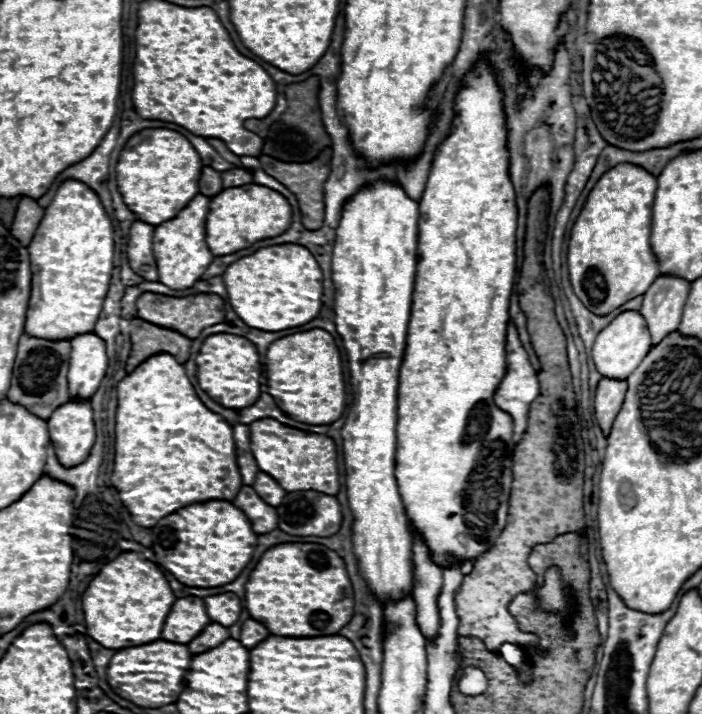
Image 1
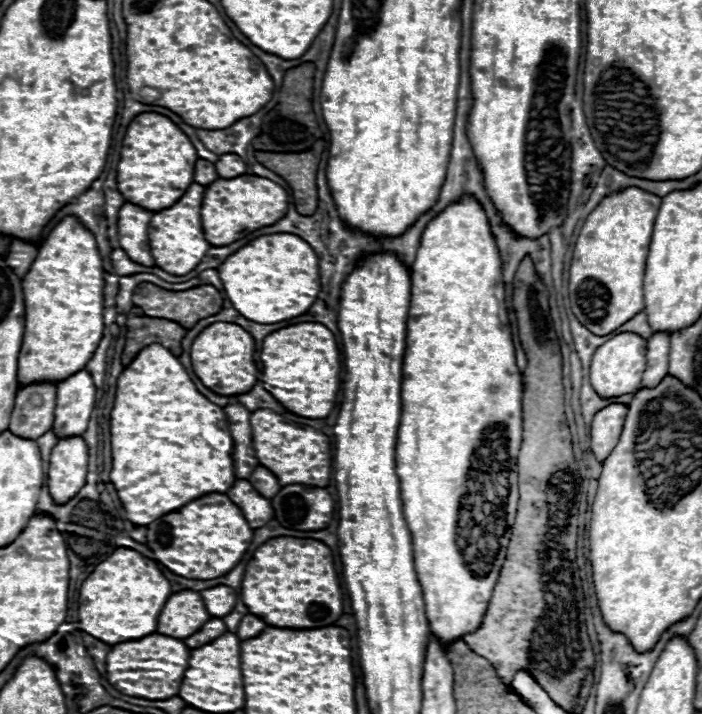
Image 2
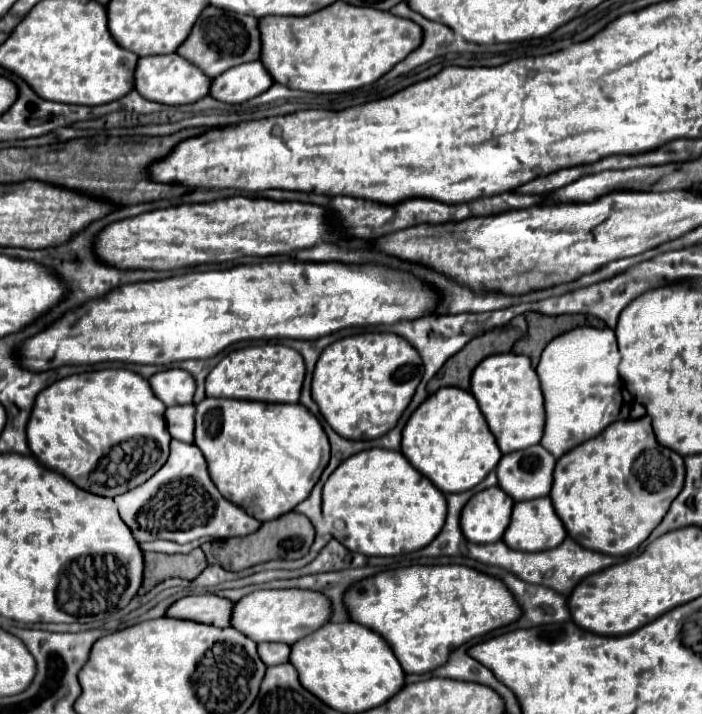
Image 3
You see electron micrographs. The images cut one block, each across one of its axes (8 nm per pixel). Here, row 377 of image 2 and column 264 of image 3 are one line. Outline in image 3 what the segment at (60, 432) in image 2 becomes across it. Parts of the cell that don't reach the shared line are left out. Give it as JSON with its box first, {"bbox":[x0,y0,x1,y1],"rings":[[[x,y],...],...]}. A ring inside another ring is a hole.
{"bbox":[210,62,272,104],"rings":[[[248,62],[234,66],[212,80],[210,84],[210,96],[228,102],[228,104],[242,104],[262,92],[266,92],[272,86],[270,74],[264,70],[262,62]]]}

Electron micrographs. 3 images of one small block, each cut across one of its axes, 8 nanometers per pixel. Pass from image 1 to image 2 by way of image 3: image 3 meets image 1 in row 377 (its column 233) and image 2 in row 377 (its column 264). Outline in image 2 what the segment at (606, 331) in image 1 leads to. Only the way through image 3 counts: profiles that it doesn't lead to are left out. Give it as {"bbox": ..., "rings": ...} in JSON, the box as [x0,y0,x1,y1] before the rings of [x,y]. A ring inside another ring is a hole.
{"bbox":[590,332,646,398],"rings":[[[632,332],[618,334],[600,348],[596,348],[590,364],[590,384],[600,398],[630,394],[640,386],[644,368],[646,368],[646,340],[642,340],[638,334]]]}

